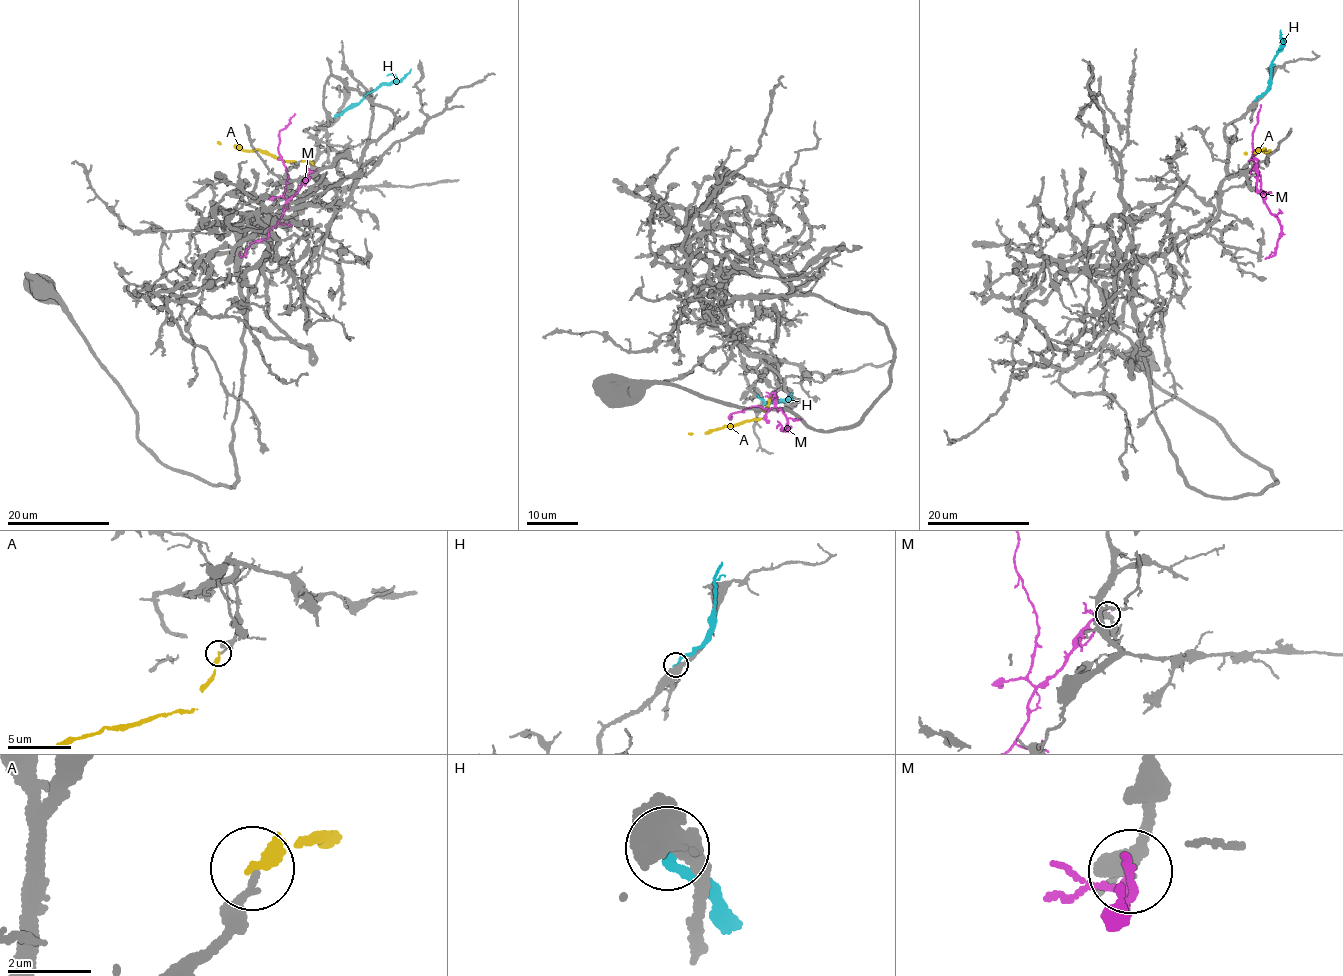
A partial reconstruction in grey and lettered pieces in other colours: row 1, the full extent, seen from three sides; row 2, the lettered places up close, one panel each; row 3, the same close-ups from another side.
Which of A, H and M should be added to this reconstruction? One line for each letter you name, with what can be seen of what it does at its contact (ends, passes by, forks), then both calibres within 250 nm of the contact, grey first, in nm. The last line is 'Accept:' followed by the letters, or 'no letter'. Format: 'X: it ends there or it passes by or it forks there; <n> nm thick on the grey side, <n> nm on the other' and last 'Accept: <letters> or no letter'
Accept: no letter

